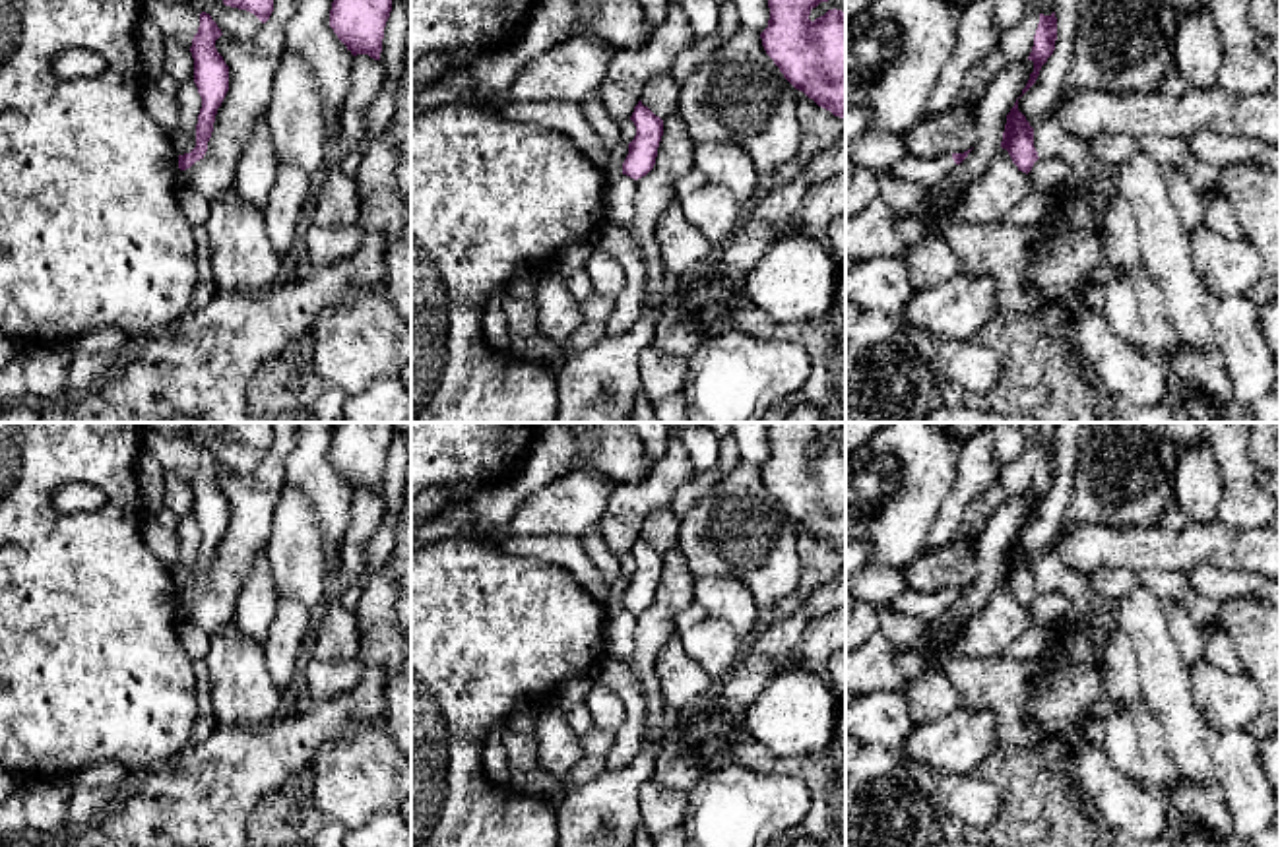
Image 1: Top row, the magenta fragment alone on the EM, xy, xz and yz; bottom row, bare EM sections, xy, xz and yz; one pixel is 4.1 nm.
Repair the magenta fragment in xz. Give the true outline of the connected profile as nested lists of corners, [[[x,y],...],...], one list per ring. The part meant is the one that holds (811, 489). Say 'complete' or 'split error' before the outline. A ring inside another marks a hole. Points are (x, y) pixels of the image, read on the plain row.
complete; [[[770,423],[768,461],[760,467],[766,488],[780,502],[784,512],[818,541],[834,550],[846,552],[846,446],[828,444],[815,455],[811,444],[828,436],[842,423]]]

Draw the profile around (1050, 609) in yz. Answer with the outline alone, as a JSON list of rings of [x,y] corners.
[[[1059,589],[1040,591],[1026,611],[1032,626],[1043,626],[1053,636],[1067,632],[1074,622],[1067,597]]]

